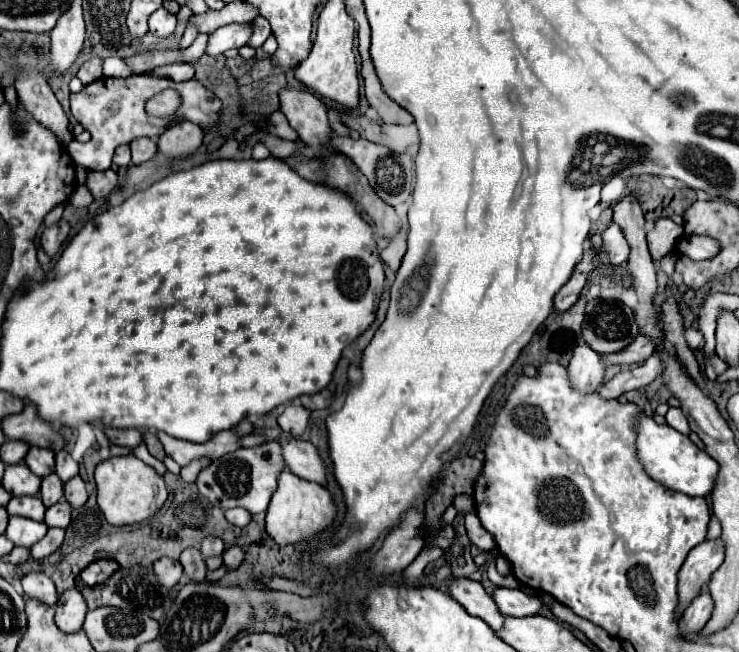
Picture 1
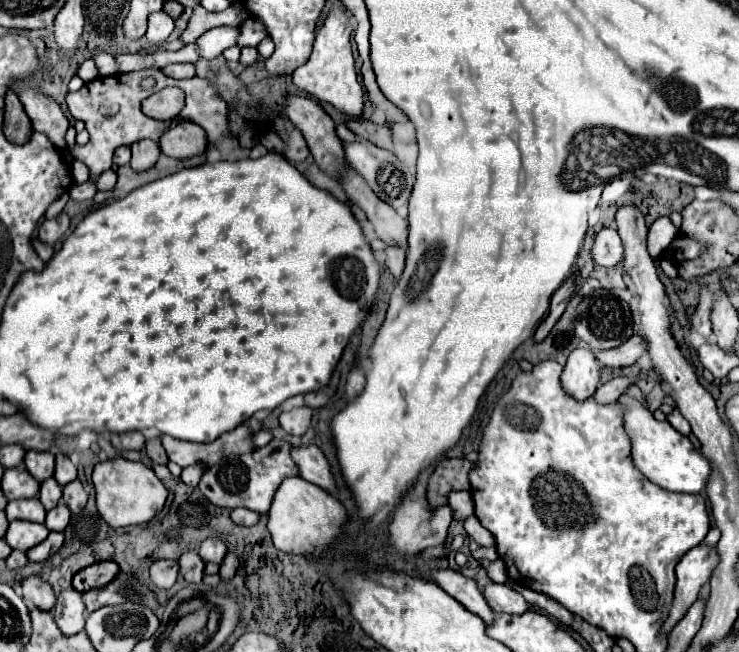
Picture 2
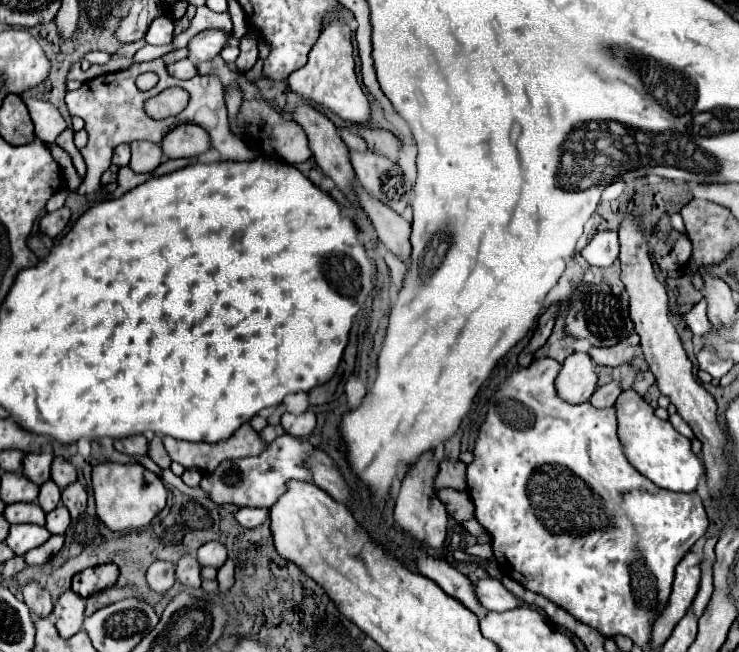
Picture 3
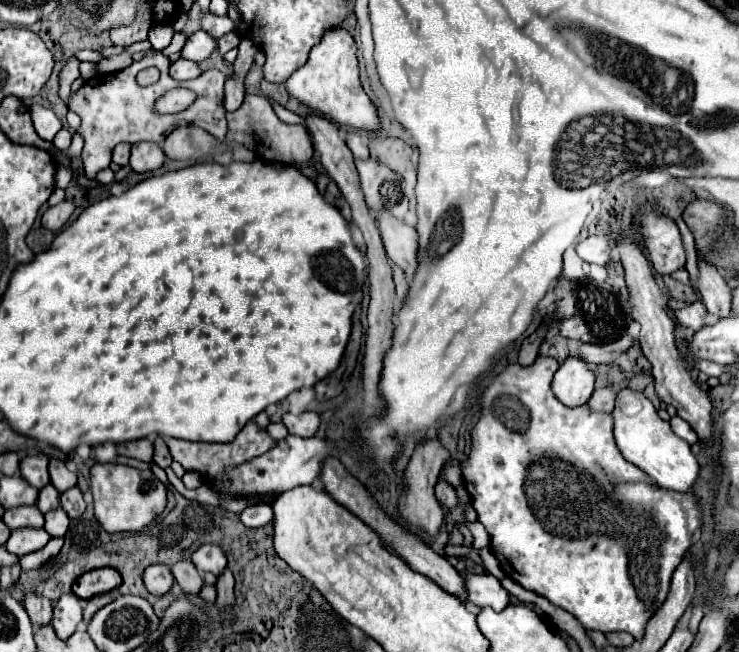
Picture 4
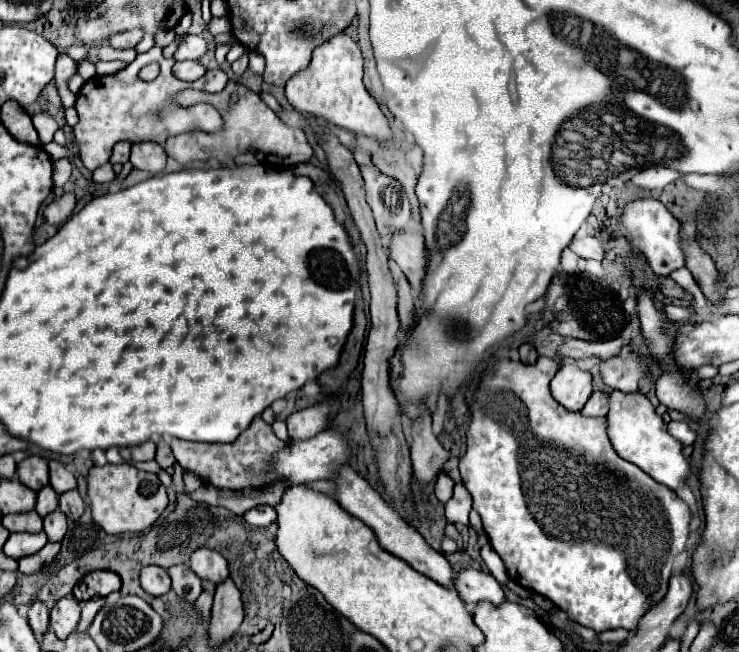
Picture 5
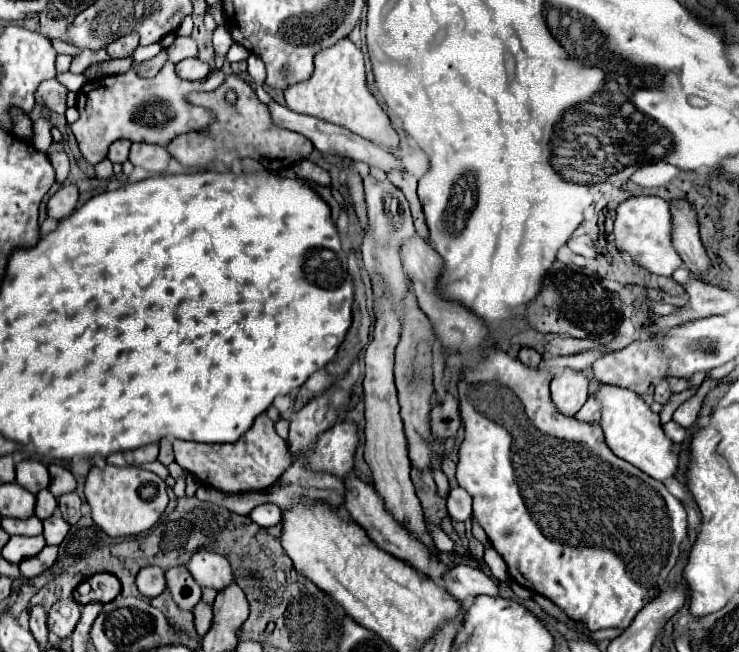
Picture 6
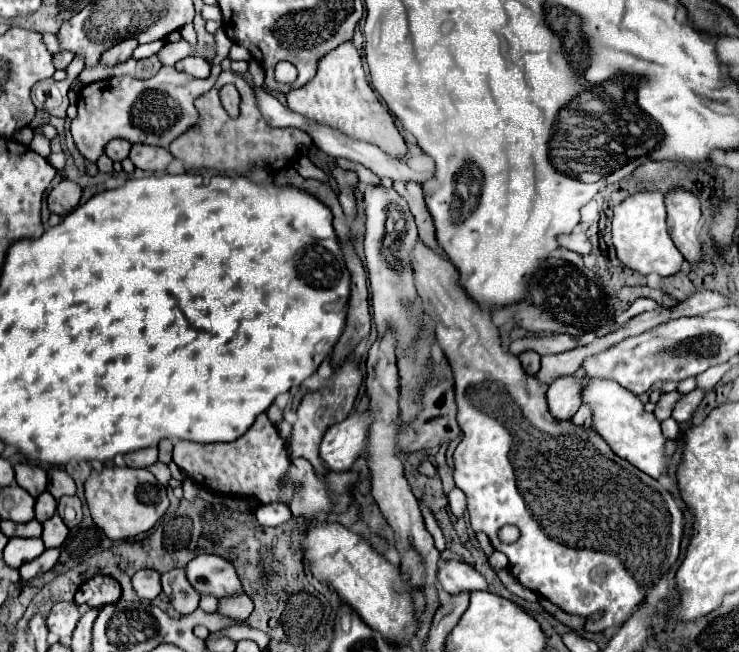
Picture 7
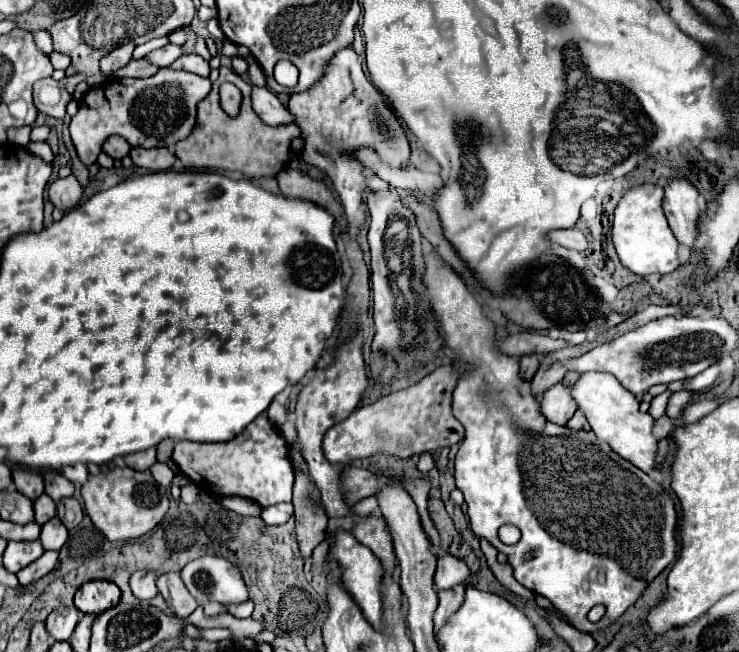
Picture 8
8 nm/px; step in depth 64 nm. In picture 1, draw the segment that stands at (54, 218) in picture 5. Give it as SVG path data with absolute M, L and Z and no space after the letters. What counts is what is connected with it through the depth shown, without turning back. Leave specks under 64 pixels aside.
M62 218L58 224L54 226L48 226L42 230L42 236L40 236L40 244L42 248L46 250L48 256L56 256L60 246L66 242L68 238L68 232L70 232L70 224Z

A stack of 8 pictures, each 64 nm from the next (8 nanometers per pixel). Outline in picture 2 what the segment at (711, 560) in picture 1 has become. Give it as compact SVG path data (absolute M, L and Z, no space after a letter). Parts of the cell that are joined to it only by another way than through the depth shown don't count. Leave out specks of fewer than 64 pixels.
M696 546L682 556L682 560L676 566L674 602L668 612L668 618L662 624L660 630L662 634L668 634L678 624L682 614L686 614L686 610L696 602L702 584L710 580L710 574L716 564L718 564L716 548L708 546Z

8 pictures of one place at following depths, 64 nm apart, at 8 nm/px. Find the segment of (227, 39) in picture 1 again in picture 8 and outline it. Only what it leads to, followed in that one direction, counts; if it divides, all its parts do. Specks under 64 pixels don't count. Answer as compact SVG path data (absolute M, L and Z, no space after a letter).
M168 44L160 50L152 50L152 54L146 54L144 58L152 64L156 64L158 68L162 66L170 66L176 58L180 58L184 52L182 52L182 46L176 46L176 44Z

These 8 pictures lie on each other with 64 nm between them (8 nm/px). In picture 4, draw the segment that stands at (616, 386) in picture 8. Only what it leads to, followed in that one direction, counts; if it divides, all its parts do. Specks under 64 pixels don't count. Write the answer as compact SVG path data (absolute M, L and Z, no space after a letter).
M624 388L616 394L616 406L612 410L612 416L614 416L614 438L616 438L616 446L620 450L620 454L632 462L634 466L638 466L640 470L644 470L660 488L668 488L668 490L676 490L676 492L688 492L698 476L698 462L694 458L694 454L690 452L690 446L678 438L672 430L670 430L670 424L664 422L656 408L652 406L652 402L642 394L642 392L636 392L636 390L630 390L630 388Z

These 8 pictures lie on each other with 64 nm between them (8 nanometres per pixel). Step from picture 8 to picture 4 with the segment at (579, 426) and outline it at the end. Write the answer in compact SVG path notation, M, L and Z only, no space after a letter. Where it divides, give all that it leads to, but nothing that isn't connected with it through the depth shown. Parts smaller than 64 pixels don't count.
M610 386L608 388L600 388L588 400L588 408L594 410L594 412L612 412L614 398L616 398L616 390L614 388L610 388Z

